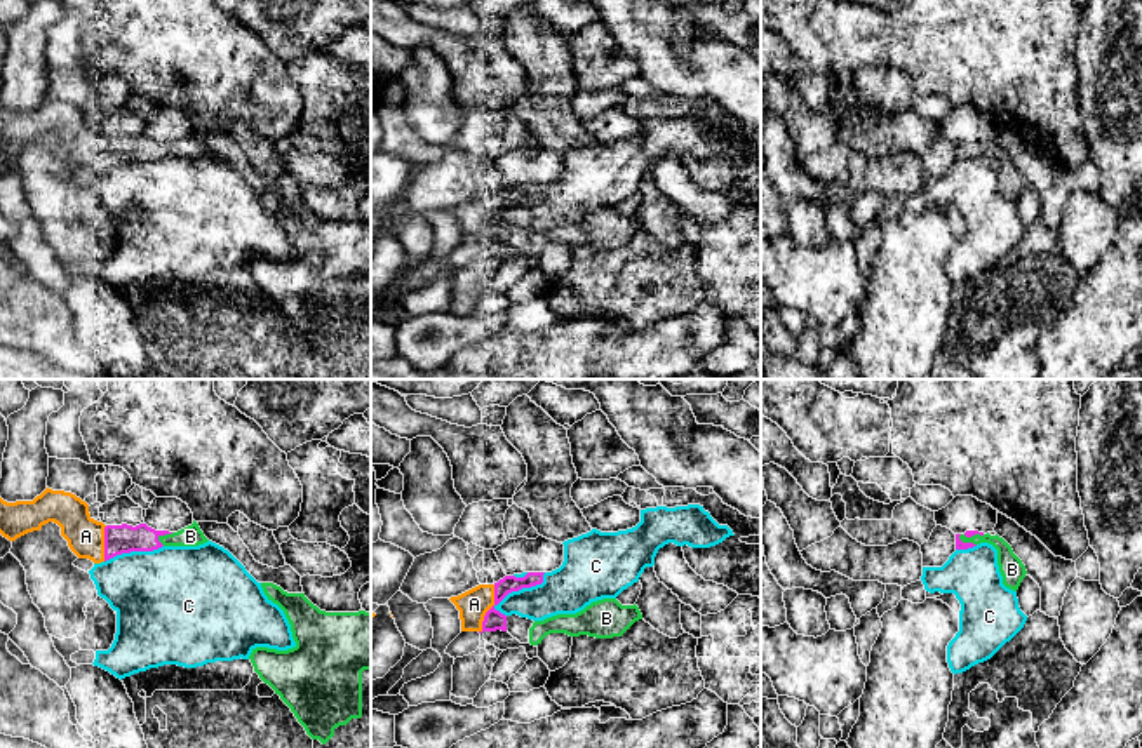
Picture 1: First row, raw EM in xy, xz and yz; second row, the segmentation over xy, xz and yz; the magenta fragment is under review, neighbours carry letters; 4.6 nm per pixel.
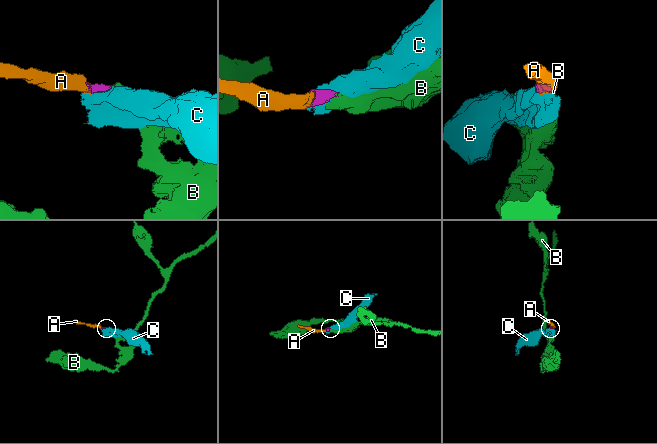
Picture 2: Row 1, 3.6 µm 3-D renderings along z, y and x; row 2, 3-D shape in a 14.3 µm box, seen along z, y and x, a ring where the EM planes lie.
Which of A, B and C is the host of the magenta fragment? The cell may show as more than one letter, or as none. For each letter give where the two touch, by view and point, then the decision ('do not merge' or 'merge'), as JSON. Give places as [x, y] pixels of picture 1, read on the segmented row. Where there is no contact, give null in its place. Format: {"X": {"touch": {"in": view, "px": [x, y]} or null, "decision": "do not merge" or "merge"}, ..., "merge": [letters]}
{"A": {"touch": {"in": "xz", "px": [490, 609]}, "decision": "merge"}, "B": {"touch": {"in": "xy", "px": [164, 534]}, "decision": "merge"}, "C": {"touch": {"in": "xz", "px": [521, 588]}, "decision": "do not merge"}, "merge": ["A", "B"]}

